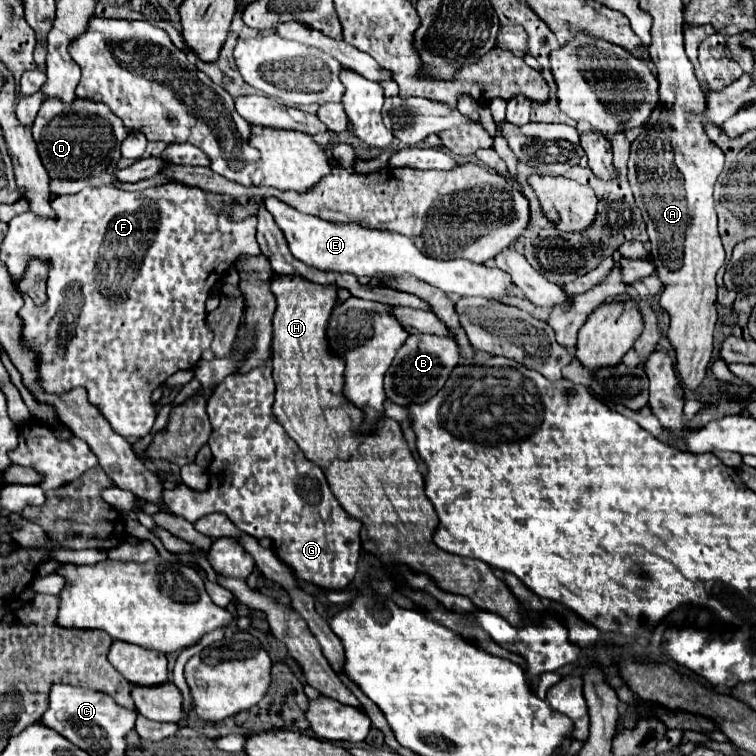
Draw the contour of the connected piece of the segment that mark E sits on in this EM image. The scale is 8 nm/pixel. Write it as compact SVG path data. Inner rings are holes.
M275 197L261 199L263 207L273 215L277 227L283 231L283 237L289 245L289 251L295 259L317 267L325 271L349 271L357 277L373 277L373 275L415 275L417 279L423 279L431 283L433 287L443 289L445 293L455 291L459 295L479 295L479 297L499 297L507 295L507 289L513 285L511 277L505 271L499 271L499 267L487 267L477 265L467 259L453 259L453 261L439 261L423 255L411 239L395 233L383 233L383 231L371 231L365 227L353 225L335 225L327 223L323 219L315 219L311 215L303 215L295 211L293 207L287 207L283 201Z

